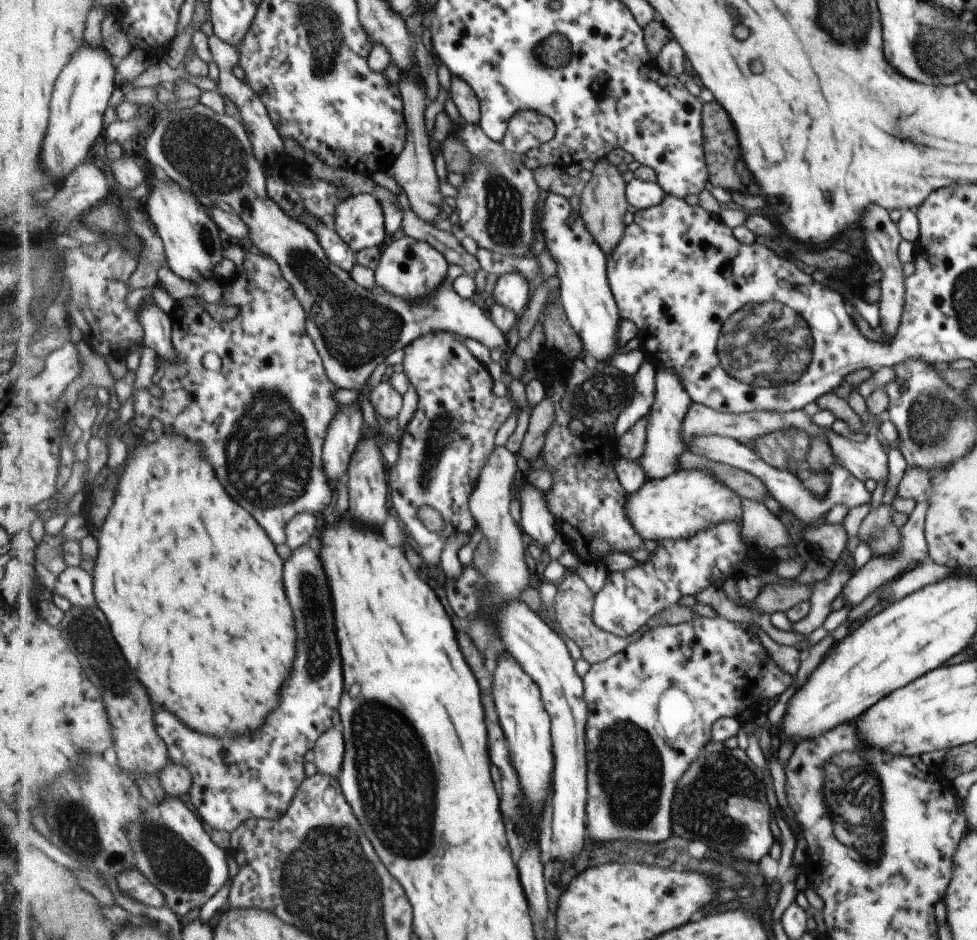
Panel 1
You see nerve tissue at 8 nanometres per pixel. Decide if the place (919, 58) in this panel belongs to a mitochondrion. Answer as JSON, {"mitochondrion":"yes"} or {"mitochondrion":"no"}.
{"mitochondrion":"yes"}

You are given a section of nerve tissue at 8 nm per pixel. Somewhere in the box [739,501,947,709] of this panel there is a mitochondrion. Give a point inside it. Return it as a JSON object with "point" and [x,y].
{"point":[877,532]}

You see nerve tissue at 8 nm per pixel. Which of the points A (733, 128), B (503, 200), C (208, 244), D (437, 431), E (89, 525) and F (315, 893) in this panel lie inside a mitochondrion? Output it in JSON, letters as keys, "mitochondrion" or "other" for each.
{"A":"other","B":"mitochondrion","C":"mitochondrion","D":"mitochondrion","E":"other","F":"mitochondrion"}

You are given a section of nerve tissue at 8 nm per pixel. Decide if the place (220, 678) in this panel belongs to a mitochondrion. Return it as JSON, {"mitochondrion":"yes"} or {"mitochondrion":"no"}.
{"mitochondrion":"no"}

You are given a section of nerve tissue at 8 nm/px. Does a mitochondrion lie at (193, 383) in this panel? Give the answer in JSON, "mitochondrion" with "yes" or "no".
{"mitochondrion":"no"}

